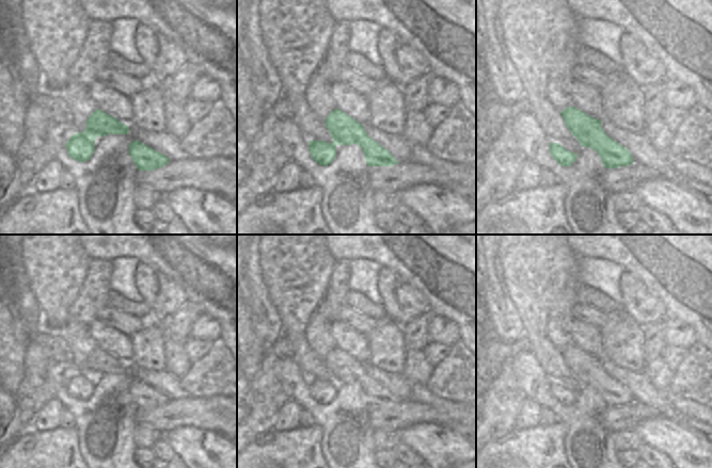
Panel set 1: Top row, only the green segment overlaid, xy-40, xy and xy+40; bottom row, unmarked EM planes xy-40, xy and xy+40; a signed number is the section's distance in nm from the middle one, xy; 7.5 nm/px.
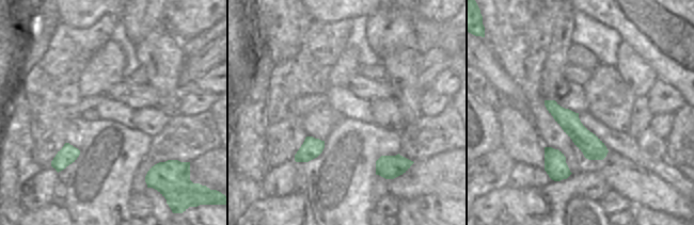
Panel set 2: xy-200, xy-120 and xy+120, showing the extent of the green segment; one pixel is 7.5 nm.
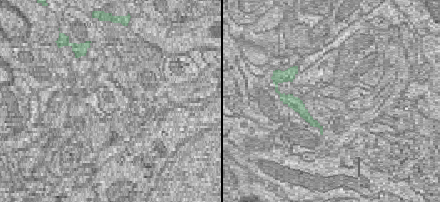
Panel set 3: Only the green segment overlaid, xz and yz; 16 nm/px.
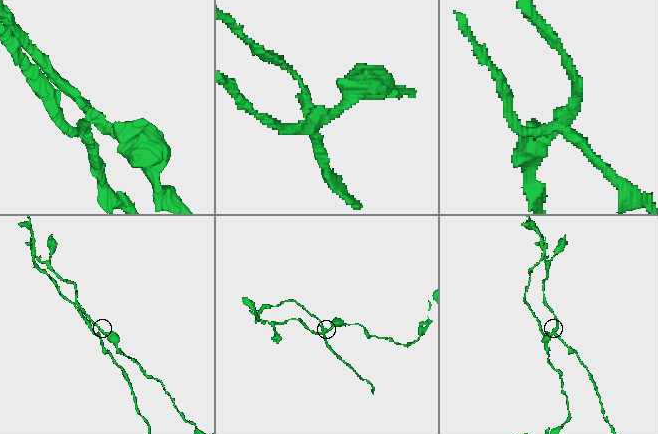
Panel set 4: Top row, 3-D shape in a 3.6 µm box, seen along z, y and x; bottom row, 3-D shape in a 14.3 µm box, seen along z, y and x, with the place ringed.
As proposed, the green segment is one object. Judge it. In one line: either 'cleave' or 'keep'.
cleave

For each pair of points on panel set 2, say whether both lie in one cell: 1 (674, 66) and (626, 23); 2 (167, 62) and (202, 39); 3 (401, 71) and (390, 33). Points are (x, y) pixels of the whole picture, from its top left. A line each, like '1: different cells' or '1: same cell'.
1: same cell
2: different cells
3: different cells

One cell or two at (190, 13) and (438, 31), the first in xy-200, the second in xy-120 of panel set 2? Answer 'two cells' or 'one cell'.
two cells

